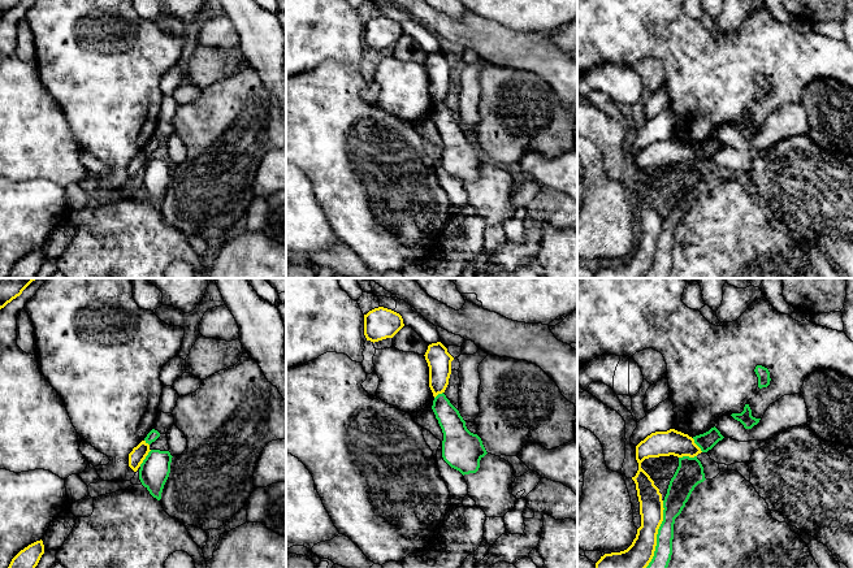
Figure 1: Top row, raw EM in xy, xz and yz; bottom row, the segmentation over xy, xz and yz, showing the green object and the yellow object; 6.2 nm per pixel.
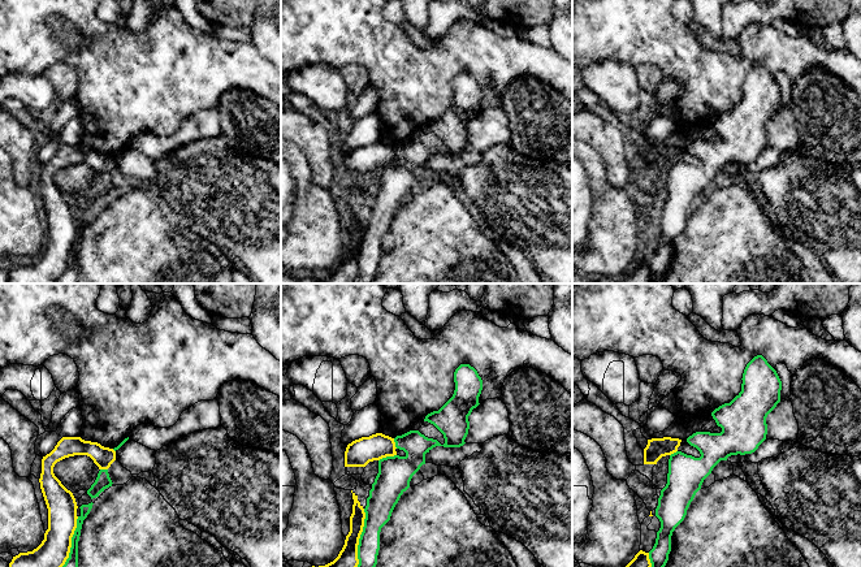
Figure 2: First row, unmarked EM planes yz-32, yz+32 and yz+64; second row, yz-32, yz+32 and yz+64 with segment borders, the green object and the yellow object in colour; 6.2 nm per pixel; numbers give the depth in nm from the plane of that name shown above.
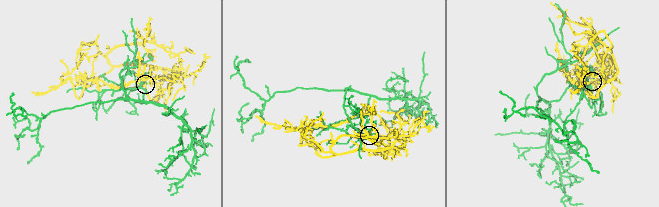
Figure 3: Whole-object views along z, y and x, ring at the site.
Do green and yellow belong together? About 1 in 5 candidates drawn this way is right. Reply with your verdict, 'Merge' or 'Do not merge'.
Do not merge

